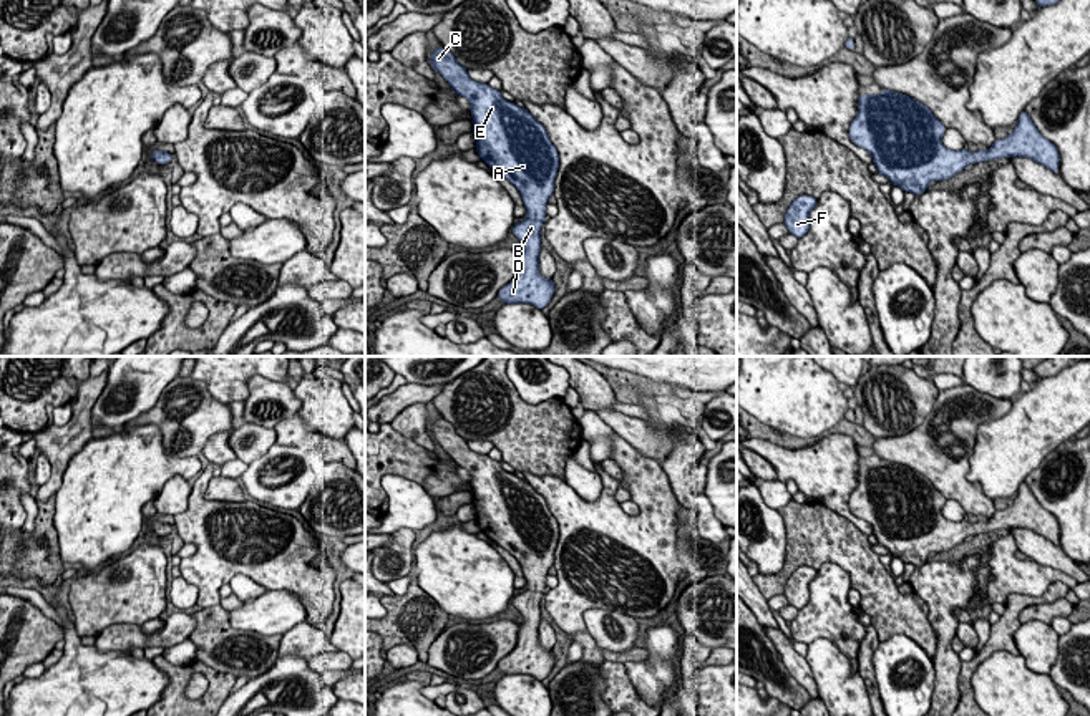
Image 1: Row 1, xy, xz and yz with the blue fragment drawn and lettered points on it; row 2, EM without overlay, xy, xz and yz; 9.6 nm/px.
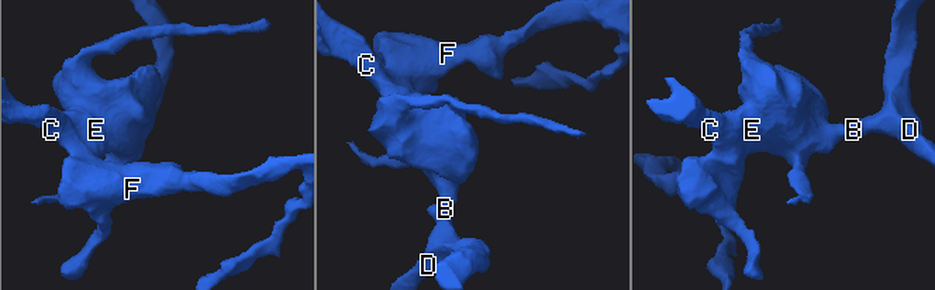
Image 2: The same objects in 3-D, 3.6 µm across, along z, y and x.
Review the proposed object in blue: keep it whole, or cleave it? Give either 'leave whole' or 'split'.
leave whole

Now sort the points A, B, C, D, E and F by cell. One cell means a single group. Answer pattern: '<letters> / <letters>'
A B C D E F

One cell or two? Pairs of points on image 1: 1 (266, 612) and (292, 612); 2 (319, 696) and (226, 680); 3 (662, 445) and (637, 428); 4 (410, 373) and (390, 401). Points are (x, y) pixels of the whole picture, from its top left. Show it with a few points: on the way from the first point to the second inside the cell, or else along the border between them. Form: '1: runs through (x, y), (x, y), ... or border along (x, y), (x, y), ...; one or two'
1: runs through (272, 612), (286, 612); one
2: border along (231, 695), (226, 698); two
3: runs through (656, 445), (644, 435); one
4: border along (408, 382), (443, 385); two

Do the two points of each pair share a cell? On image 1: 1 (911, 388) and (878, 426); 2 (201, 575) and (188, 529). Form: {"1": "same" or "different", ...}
{"1": "same", "2": "same"}

